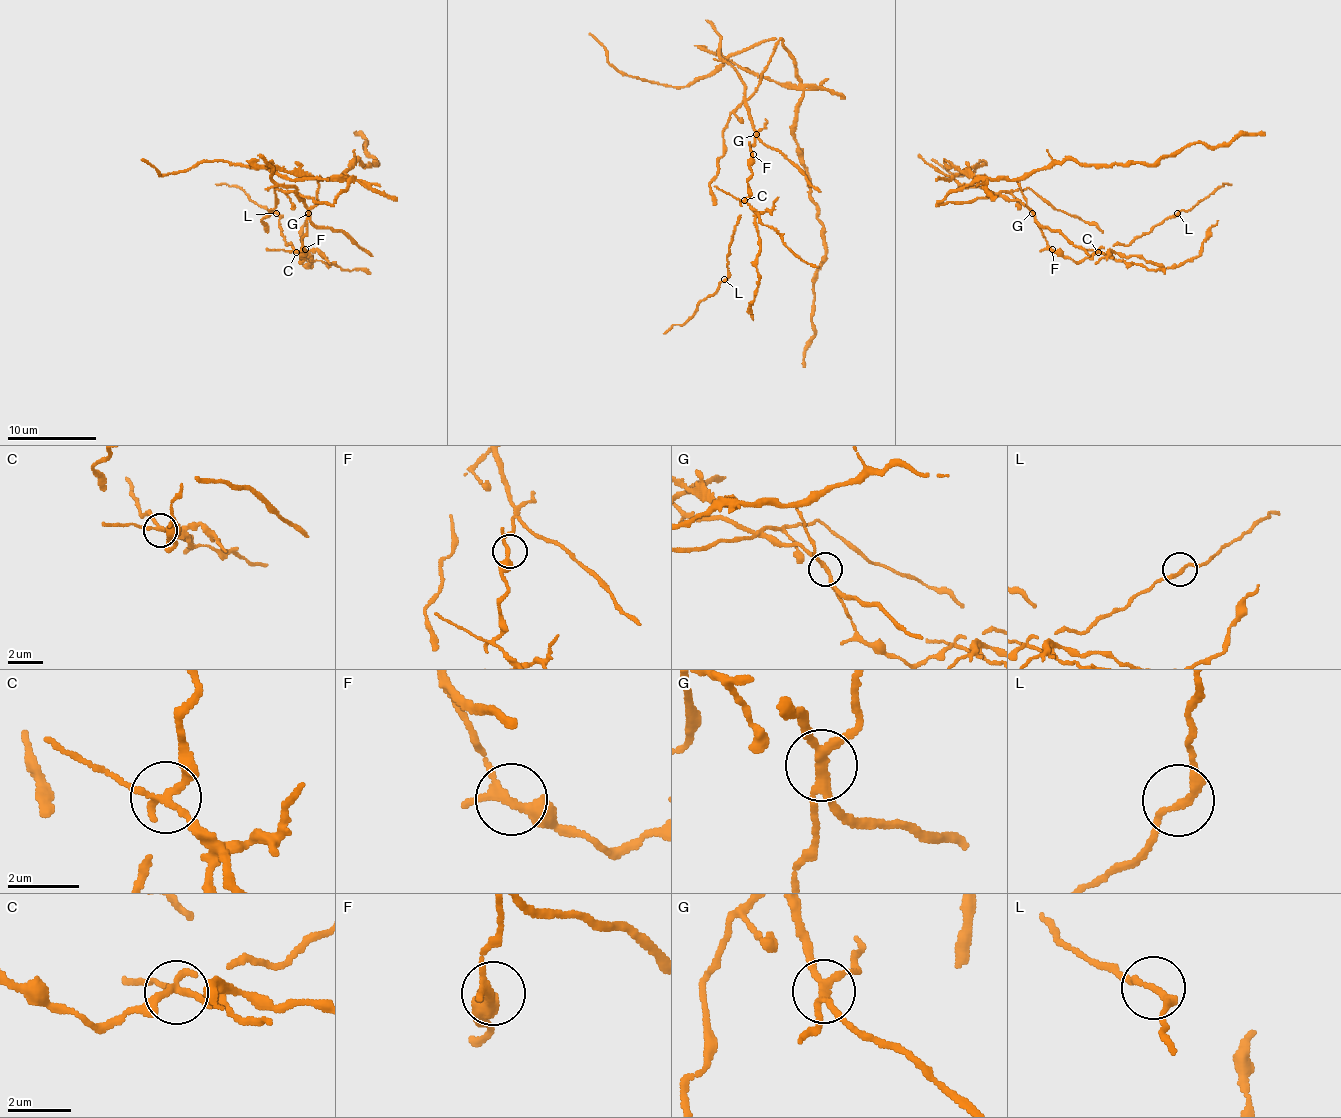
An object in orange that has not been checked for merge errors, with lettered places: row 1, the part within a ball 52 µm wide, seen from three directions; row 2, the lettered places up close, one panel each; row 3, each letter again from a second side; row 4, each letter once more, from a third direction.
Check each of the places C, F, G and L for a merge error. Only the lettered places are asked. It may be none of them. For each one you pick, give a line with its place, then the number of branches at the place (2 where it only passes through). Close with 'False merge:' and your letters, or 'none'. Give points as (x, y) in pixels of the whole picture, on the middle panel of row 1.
C: Place: (744, 200). Branches: 3
G: Place: (756, 134). Branches: 4
False merge: C, G

